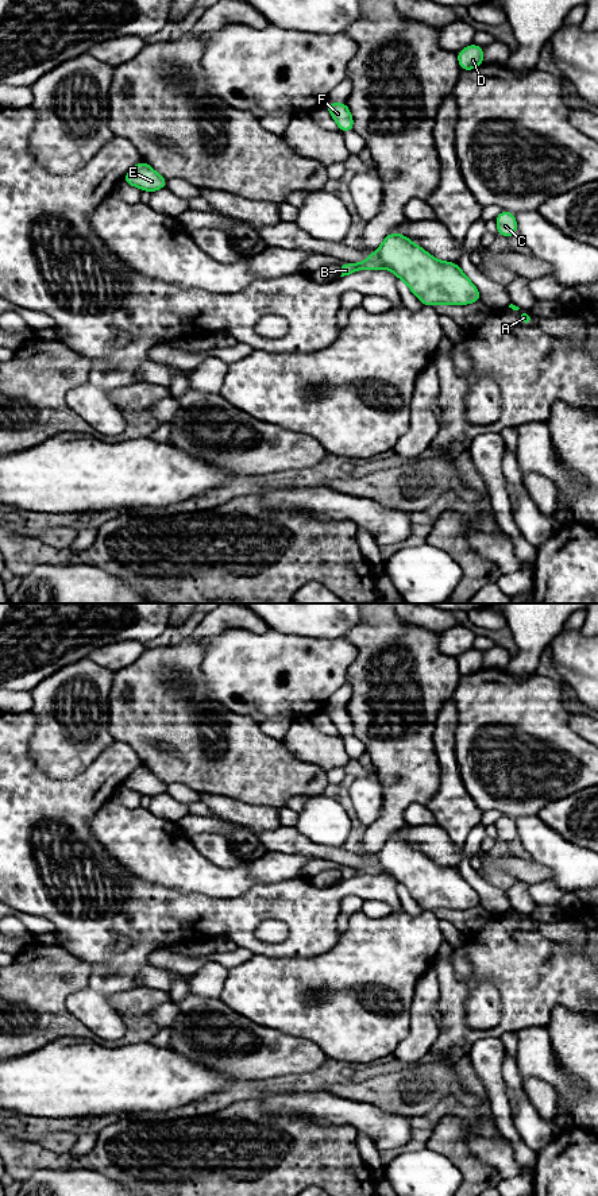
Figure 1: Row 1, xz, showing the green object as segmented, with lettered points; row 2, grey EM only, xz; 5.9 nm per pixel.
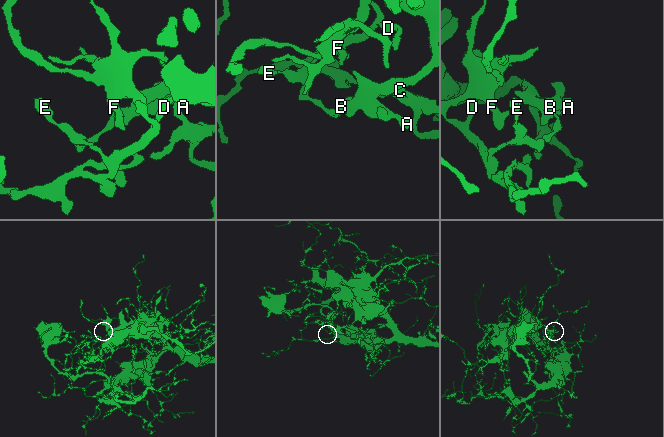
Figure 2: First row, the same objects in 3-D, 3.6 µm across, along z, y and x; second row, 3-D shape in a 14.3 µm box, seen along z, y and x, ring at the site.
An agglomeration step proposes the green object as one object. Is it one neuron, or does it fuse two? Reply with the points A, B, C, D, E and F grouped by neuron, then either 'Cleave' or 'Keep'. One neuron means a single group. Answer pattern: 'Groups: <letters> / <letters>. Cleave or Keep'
Groups: A B C D E F. Keep

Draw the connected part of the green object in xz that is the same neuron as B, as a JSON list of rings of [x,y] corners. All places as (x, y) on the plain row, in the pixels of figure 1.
[[[389,838],[364,867],[342,871],[342,880],[370,873],[386,873],[402,884],[423,910],[466,910],[481,906],[481,898],[458,868],[429,860],[401,838]]]

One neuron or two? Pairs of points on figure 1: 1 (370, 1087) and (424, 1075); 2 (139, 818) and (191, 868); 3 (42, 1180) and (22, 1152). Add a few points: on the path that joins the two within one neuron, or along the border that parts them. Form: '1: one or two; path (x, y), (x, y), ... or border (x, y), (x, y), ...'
1: one; path (384, 1087), (411, 1087)
2: one; path (151, 830), (178, 857)
3: two; border (38, 1169), (22, 1181)

